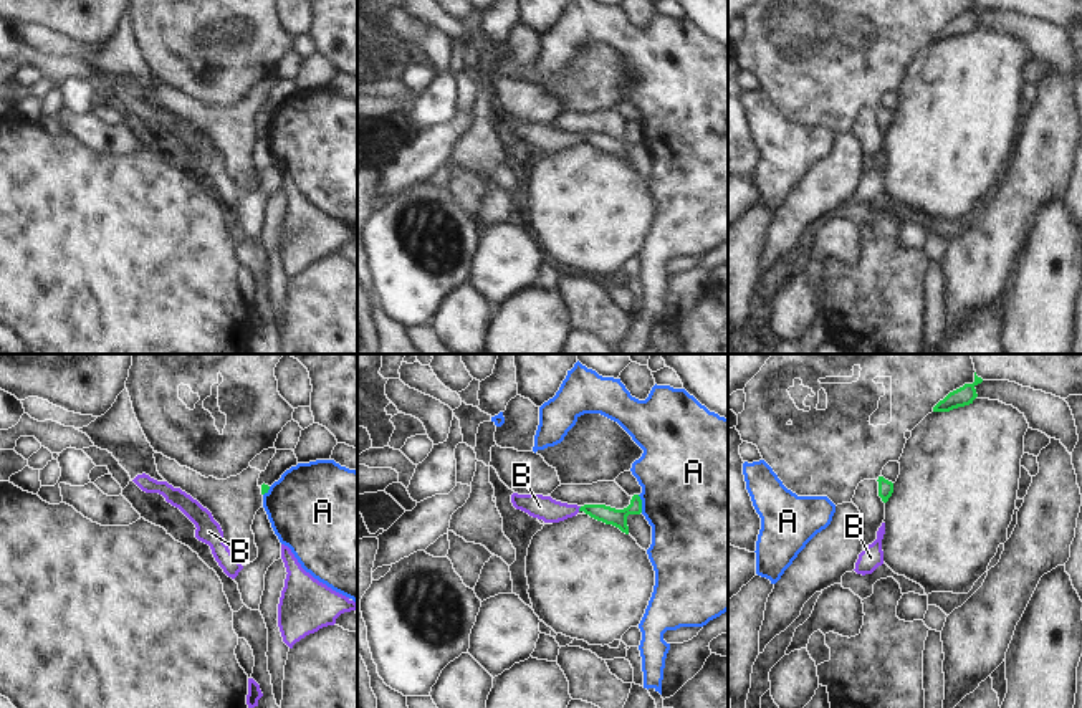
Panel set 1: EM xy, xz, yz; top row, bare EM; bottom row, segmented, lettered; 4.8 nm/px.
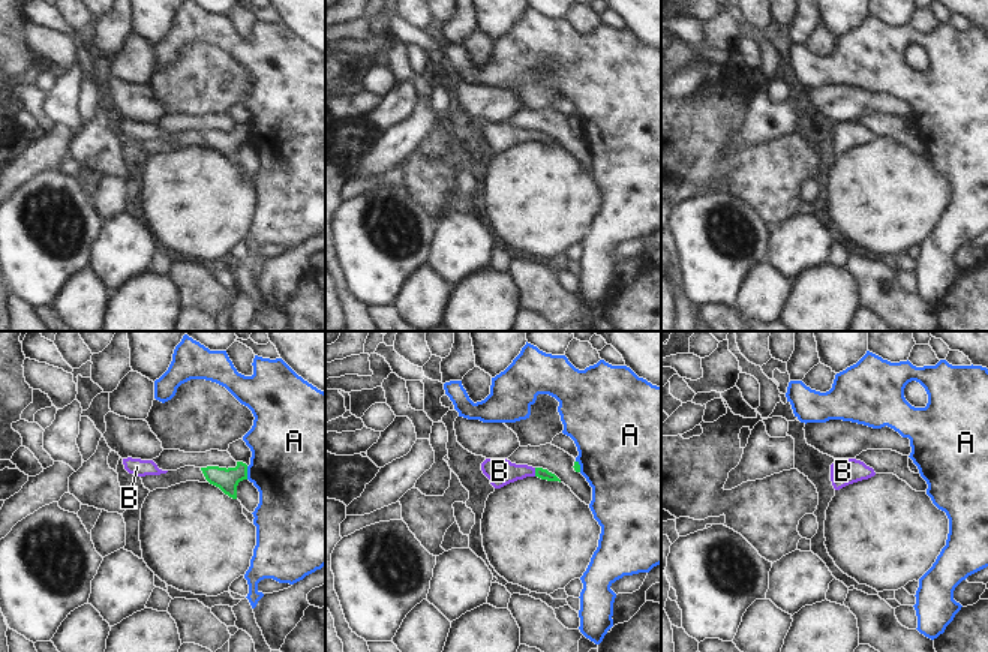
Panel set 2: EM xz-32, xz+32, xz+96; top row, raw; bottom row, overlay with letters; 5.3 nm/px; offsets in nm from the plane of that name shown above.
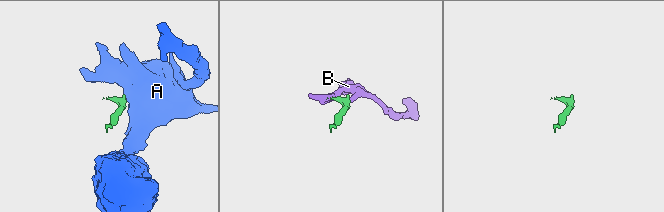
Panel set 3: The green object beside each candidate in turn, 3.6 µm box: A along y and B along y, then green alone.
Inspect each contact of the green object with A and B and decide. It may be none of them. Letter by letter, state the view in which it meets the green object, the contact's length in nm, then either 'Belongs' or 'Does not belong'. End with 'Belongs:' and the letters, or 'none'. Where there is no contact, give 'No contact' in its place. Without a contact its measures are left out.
A: Touches green in xz. Shared border 90 nm. Does not belong
B: Touches green in xz. Shared border 30 nm. Belongs
Belongs: B

